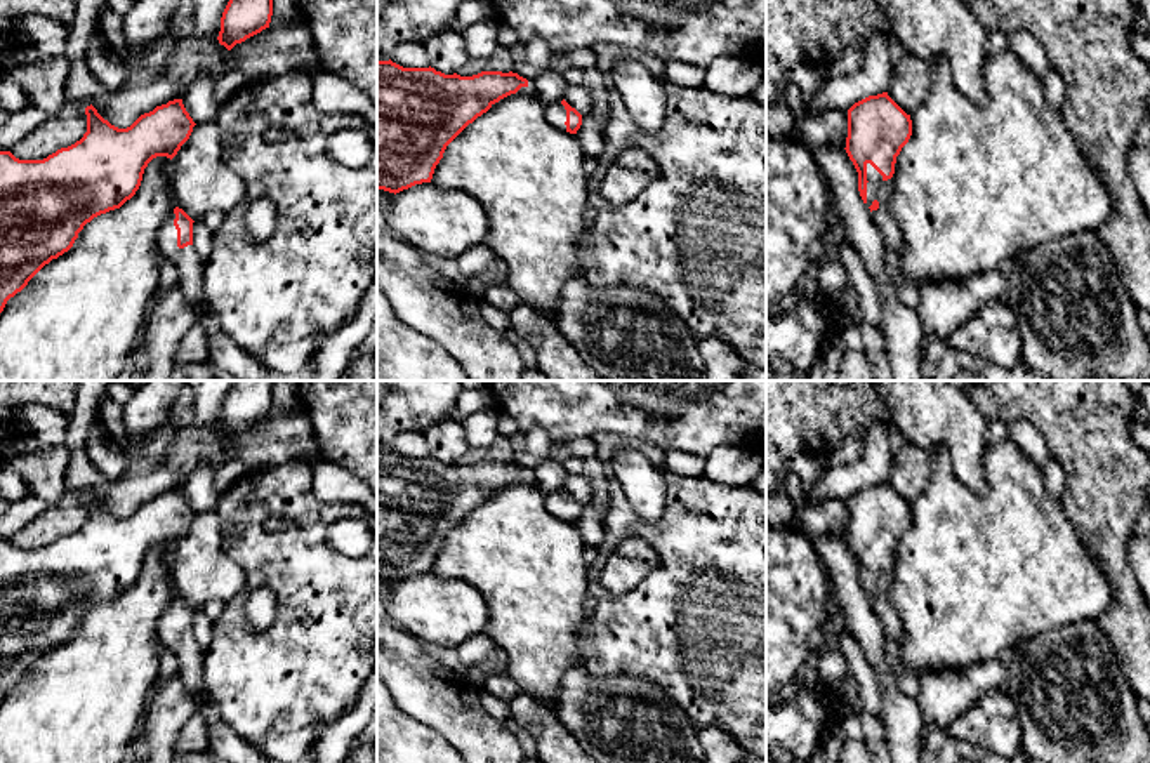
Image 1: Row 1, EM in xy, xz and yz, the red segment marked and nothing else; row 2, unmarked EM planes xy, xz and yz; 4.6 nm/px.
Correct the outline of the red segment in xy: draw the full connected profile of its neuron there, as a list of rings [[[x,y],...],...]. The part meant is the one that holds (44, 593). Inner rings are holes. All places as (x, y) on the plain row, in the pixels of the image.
[[[182,488],[169,490],[141,504],[130,516],[118,518],[104,509],[90,494],[85,497],[87,521],[80,530],[61,537],[43,549],[19,549],[10,541],[0,541],[0,702],[7,690],[52,648],[68,641],[78,622],[94,607],[120,598],[141,575],[144,558],[156,546],[174,547],[196,514]]]

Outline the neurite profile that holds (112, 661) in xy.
[[[167,546],[153,547],[130,589],[87,612],[68,641],[45,654],[21,681],[7,690],[0,702],[0,763],[122,763],[129,760],[132,739],[139,733],[148,697],[158,680],[163,650],[158,640],[158,619],[177,596],[170,553]]]

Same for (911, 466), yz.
[[[907,440],[895,452],[886,481],[907,504],[912,504],[926,488],[931,457],[928,450]]]

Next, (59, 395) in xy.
[[[0,381],[0,424],[10,426],[14,415],[26,405],[45,405],[73,414],[82,381]]]

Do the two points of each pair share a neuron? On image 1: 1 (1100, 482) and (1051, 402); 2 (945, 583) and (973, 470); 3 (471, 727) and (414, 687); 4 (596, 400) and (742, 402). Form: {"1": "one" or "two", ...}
{"1": "one", "2": "two", "3": "one", "4": "one"}

